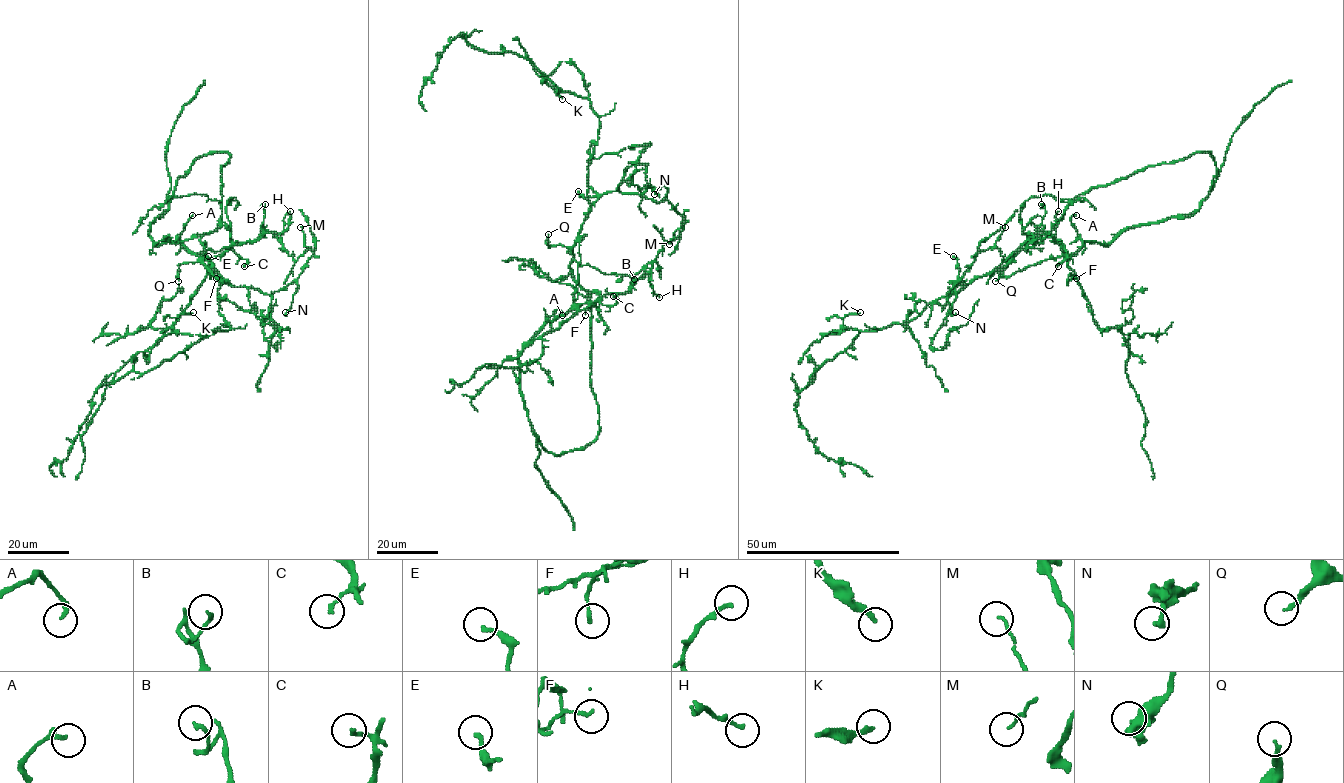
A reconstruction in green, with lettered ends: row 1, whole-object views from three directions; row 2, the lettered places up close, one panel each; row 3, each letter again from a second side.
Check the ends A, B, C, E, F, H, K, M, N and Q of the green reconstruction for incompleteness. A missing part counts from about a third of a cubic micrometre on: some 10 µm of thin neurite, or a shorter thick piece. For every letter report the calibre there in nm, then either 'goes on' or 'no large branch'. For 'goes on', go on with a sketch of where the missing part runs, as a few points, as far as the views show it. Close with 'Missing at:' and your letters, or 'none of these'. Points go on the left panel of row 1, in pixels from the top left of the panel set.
A: calibre 200 nm; no large branch
B: calibre 140 nm; no large branch
C: calibre 150 nm; no large branch
E: calibre 180 nm; no large branch
F: calibre 150 nm; no large branch
H: calibre 160 nm; goes on; course (290, 211), (295, 205), (306, 203), (318, 211)
K: calibre 240 nm; no large branch
M: calibre 110 nm; no large branch
N: calibre 280 nm; no large branch
Q: calibre 180 nm; no large branch
Missing at: H

